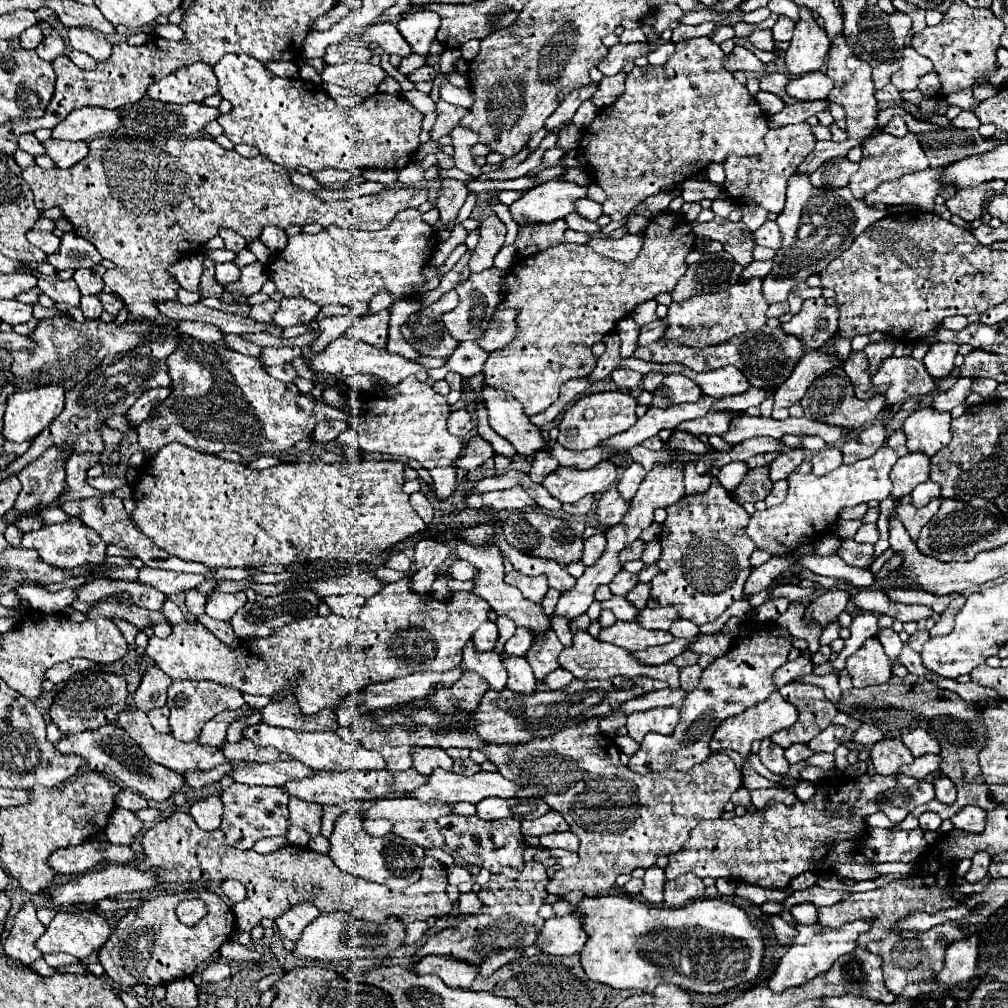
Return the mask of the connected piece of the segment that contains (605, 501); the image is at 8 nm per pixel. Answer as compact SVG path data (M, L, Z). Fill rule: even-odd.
M611 487L609 491L603 493L603 497L599 499L597 505L597 519L603 527L613 527L621 521L621 515L625 515L629 507L629 501L621 499L619 491L615 487Z

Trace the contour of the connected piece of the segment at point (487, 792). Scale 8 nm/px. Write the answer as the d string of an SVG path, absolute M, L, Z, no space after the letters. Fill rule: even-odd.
M437 769L431 773L429 783L419 787L409 797L417 797L421 801L439 801L439 803L479 803L485 797L515 797L523 787L511 779L505 779L501 773L479 771L471 777L457 775L447 769Z

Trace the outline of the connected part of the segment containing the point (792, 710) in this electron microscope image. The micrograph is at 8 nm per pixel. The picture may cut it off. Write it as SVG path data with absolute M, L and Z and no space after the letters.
M773 691L769 695L769 699L765 699L763 703L757 703L755 707L749 707L749 711L741 713L741 715L735 715L735 717L729 717L725 719L725 723L721 723L721 727L717 727L709 747L713 753L721 751L721 749L733 749L737 751L739 755L747 757L751 753L751 743L757 741L757 739L765 739L767 735L773 735L781 729L787 729L791 727L793 723L797 721L797 707L791 705L789 701L785 701L779 691Z

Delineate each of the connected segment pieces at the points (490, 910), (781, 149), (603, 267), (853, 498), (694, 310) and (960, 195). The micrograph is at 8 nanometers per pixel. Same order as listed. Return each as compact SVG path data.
M531 861L521 871L519 879L501 879L497 875L491 875L491 879L481 887L479 899L483 903L483 909L479 915L471 919L459 921L455 927L441 929L427 937L427 941L417 949L413 955L413 961L419 961L427 955L445 955L455 957L459 961L465 961L473 967L477 967L479 977L489 977L495 973L501 965L517 961L521 953L531 947L545 923L545 919L539 917L539 907L547 899L547 873L545 867L539 861Z
M807 123L769 129L765 135L765 141L767 141L767 151L761 153L759 157L743 157L735 154L726 157L723 167L725 167L727 179L723 185L735 201L741 201L741 203L755 201L771 213L781 213L785 205L787 181L793 175L795 167L813 151L817 141L815 141L815 135L811 133L811 125Z
M659 213L651 217L651 223L643 231L643 247L635 261L631 263L615 263L609 257L601 257L589 251L587 245L561 243L557 247L549 247L535 257L519 257L505 275L505 299L496 310L519 309L517 315L517 339L509 347L497 349L489 353L485 361L483 375L485 383L497 391L511 393L519 403L523 403L525 415L537 415L545 411L559 397L561 383L569 379L579 379L589 373L575 373L581 367L593 369L597 357L593 355L593 343L601 341L609 331L613 331L615 323L627 317L639 303L653 299L657 293L671 293L677 285L677 279L687 271L685 257L695 245L695 233L687 221L683 221L677 213Z
M883 445L873 457L861 459L853 465L841 465L835 471L827 473L827 475L803 475L803 473L791 473L787 477L789 483L789 491L783 503L763 509L763 511L755 511L749 517L749 523L745 527L745 535L757 545L757 549L767 551L771 557L783 557L783 555L791 555L803 541L809 543L817 543L823 535L829 535L839 519L841 509L845 507L853 507L857 503L863 501L883 501L891 495L893 483L889 479L889 473L895 465L895 461L899 459L899 455Z
M749 279L745 283L729 287L729 291L725 293L705 293L705 295L695 295L685 303L671 303L669 315L665 317L665 321L669 323L665 337L689 347L707 347L729 341L731 337L741 335L745 331L761 329L767 323L765 311L769 305L761 297L759 289L761 289L761 279Z
M989 181L989 183L981 183L975 187L967 187L957 191L955 197L947 199L945 205L949 207L949 211L953 215L959 215L965 221L975 221L983 215L983 199L989 191L995 191L997 195L1003 191L1005 181Z

